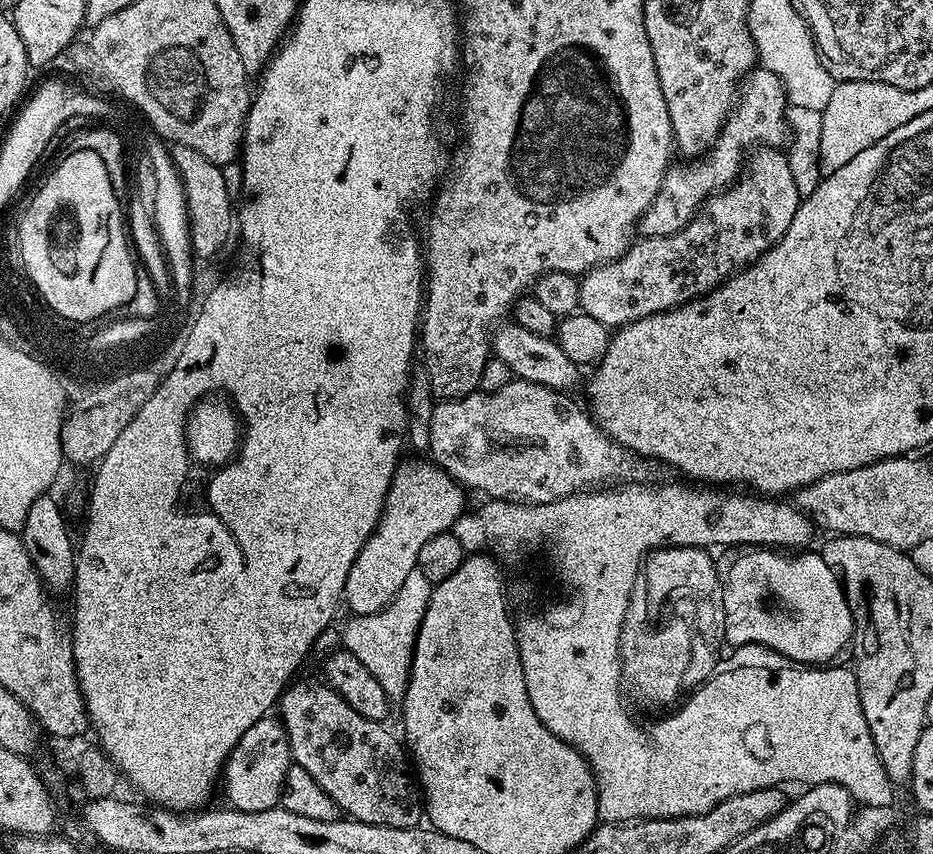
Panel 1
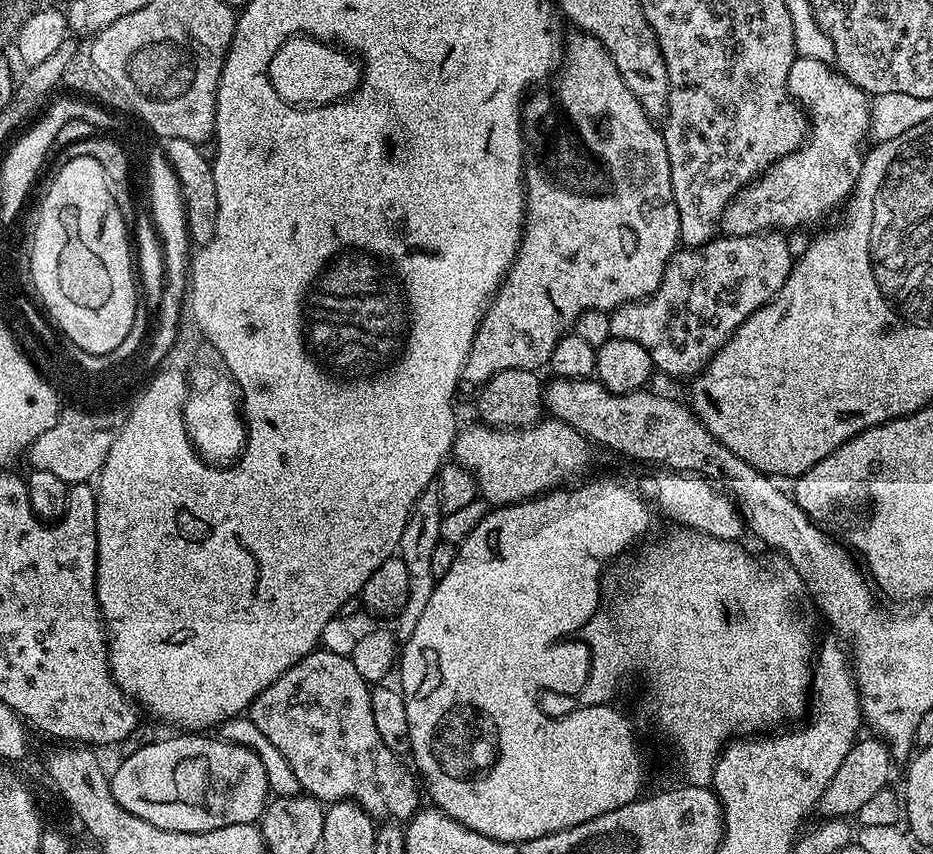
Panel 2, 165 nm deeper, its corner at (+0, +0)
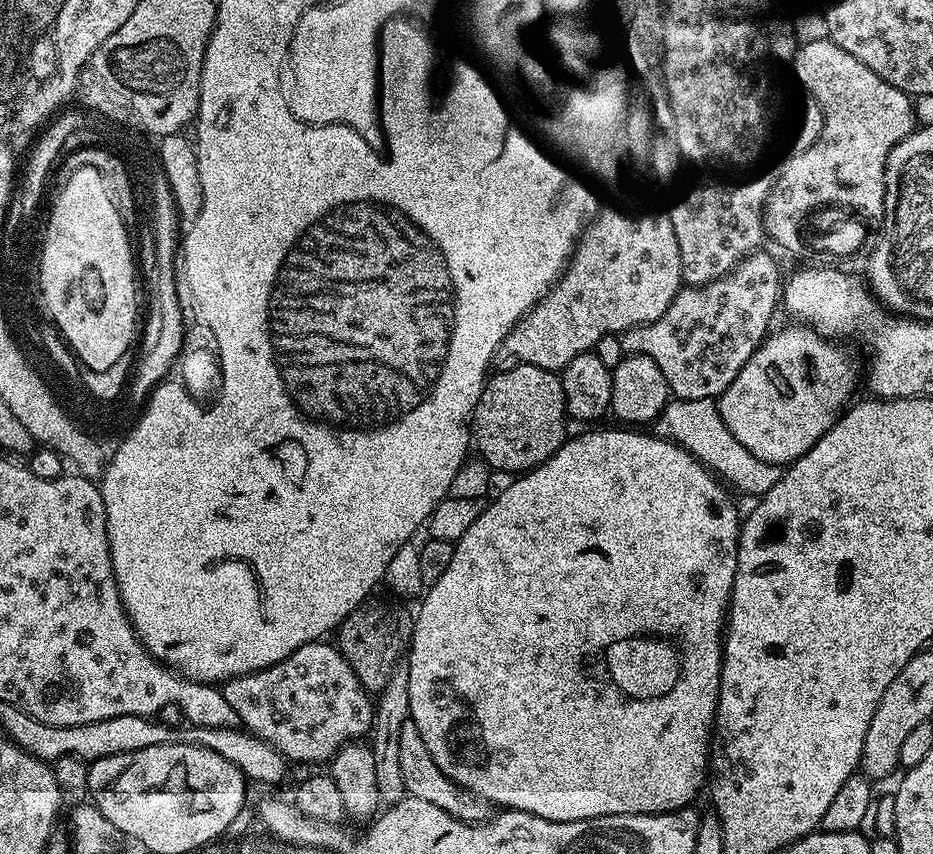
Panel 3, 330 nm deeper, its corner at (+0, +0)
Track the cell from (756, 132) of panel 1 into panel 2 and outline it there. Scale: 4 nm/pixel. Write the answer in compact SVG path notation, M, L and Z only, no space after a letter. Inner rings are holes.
M799 55L790 66L788 93L804 109L810 125L810 135L795 152L773 162L725 206L718 225L723 235L749 236L755 232L789 230L788 228L800 228L803 224L816 224L819 220L826 219L836 207L839 209L856 189L858 174L866 155L864 139L869 139L872 123L872 105L868 93L854 86L854 82L850 82L839 70L834 70L831 63Z

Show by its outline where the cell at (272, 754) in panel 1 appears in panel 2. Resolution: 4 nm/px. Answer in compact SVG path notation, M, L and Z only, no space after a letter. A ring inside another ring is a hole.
M180 734L184 736L172 736L161 738L150 745L142 745L140 749L134 751L134 754L123 757L121 764L117 766L116 773L111 773L112 793L118 802L118 806L122 806L122 810L126 810L130 814L134 814L138 818L142 818L142 822L150 822L150 826L158 826L162 830L178 830L179 832L209 832L210 830L218 830L222 826L234 826L235 824L256 824L263 817L264 809L270 800L268 791L268 779L266 778L266 769L262 766L262 758L258 758L258 754L254 754L249 748L243 748L237 744L227 744L226 741L213 738L208 734Z

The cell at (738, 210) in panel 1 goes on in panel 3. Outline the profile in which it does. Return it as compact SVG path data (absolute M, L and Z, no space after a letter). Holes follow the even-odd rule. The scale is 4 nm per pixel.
M756 254L735 272L705 286L684 286L674 298L670 310L661 320L623 333L619 337L625 353L645 356L662 370L668 391L677 400L715 401L738 378L738 374L764 343L773 327L772 315L782 304L782 276L772 256Z

